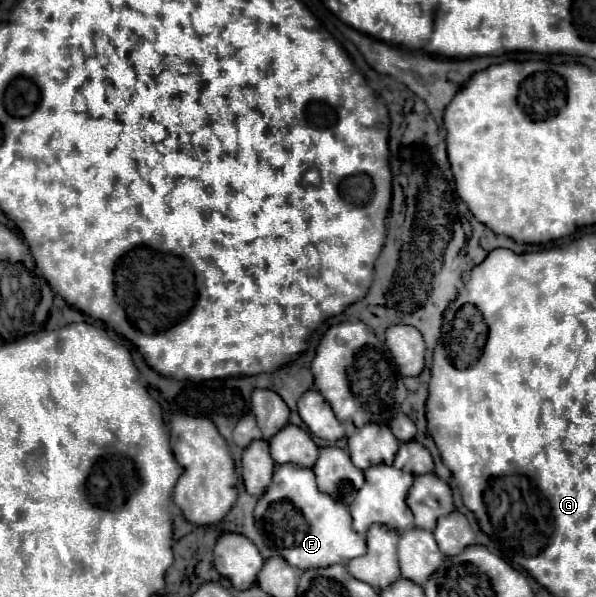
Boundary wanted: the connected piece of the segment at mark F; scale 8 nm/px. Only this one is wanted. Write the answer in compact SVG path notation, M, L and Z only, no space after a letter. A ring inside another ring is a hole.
M290 463L276 465L272 485L258 499L254 517L256 521L264 521L264 533L276 553L302 571L330 567L334 563L346 565L350 559L366 553L366 539L352 529L348 507L336 503L316 487L312 469L296 469Z

